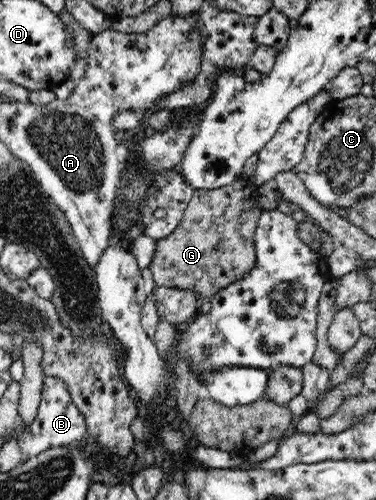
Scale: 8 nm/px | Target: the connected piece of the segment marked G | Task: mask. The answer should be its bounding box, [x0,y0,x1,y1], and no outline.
[150,177,266,302]

